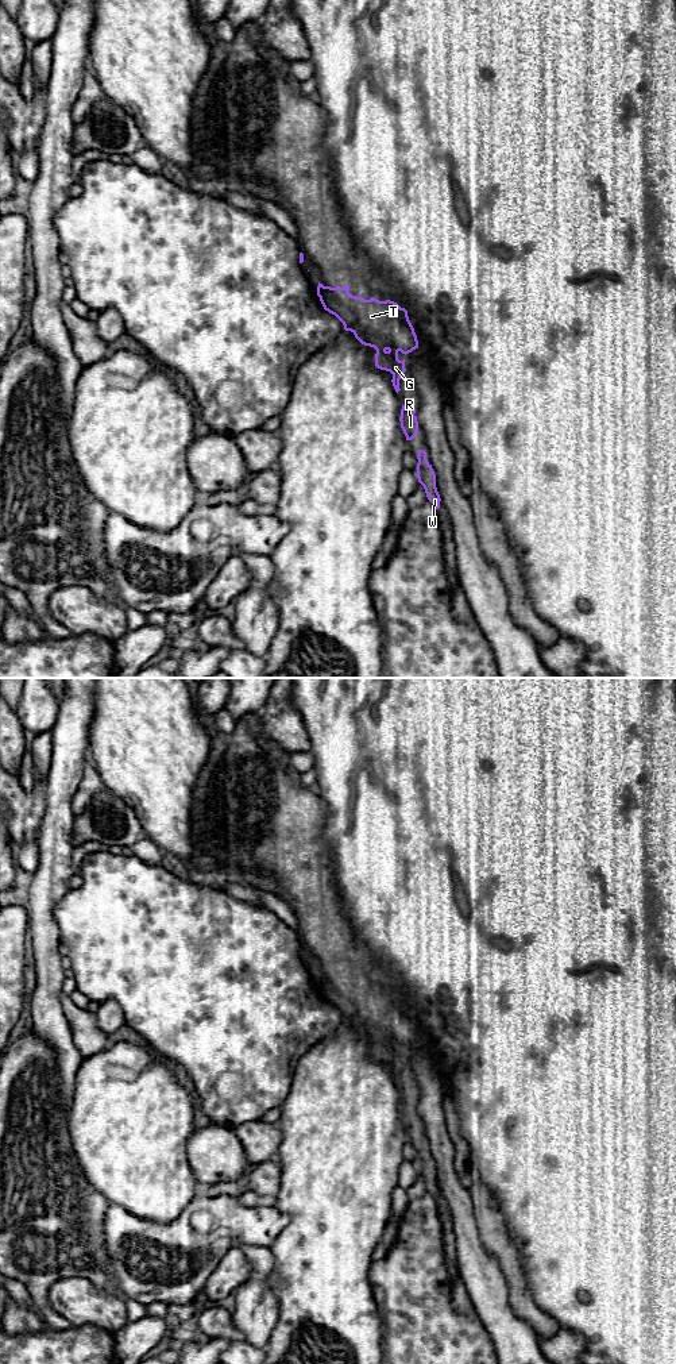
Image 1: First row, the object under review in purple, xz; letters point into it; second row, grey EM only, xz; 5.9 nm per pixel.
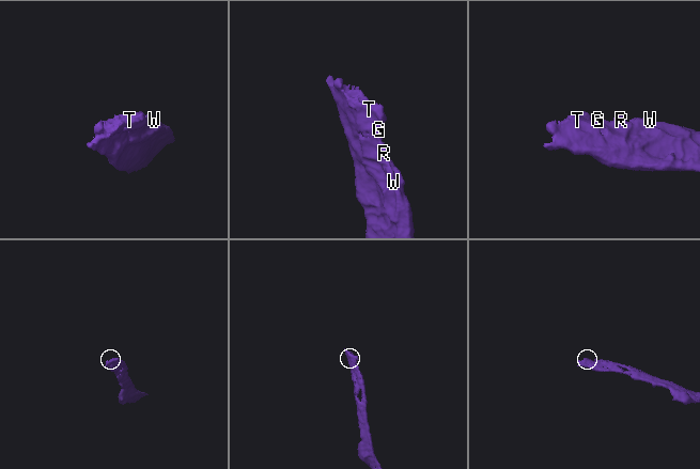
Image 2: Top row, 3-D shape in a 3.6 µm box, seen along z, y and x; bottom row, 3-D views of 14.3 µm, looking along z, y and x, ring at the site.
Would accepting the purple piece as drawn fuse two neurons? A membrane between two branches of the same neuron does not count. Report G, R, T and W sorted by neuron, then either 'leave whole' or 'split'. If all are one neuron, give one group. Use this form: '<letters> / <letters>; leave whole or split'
G R T W; leave whole

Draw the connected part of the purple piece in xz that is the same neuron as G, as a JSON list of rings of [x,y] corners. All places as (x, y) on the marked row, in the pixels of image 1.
[[[318,282],[317,296],[325,311],[335,315],[344,325],[345,331],[351,331],[355,338],[364,346],[374,347],[375,354],[375,366],[381,370],[390,371],[393,374],[393,386],[398,393],[399,379],[406,371],[405,359],[398,359],[398,352],[409,354],[413,350],[418,348],[417,335],[409,320],[407,311],[401,308],[397,303],[386,300],[379,301],[374,297],[364,300],[360,296],[352,296],[348,293],[349,285],[340,288],[324,286]]]

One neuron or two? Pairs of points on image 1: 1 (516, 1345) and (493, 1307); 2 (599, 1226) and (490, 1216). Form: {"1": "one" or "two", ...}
{"1": "one", "2": "two"}

